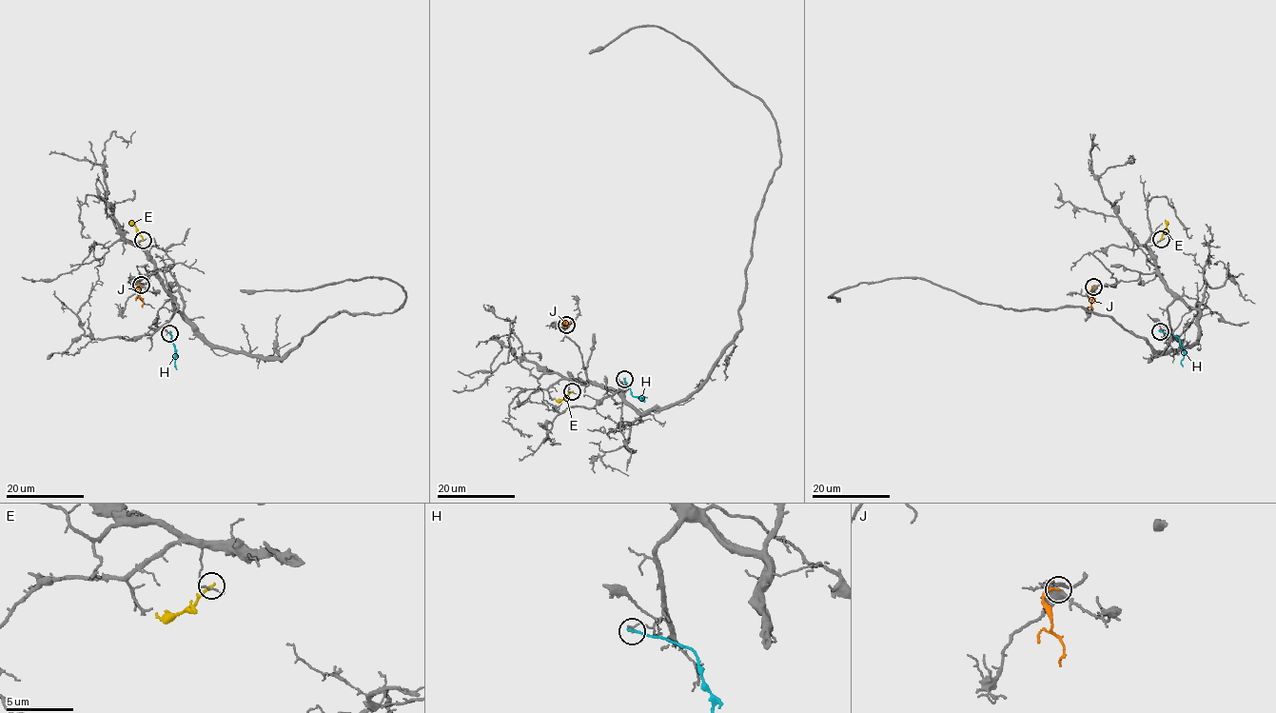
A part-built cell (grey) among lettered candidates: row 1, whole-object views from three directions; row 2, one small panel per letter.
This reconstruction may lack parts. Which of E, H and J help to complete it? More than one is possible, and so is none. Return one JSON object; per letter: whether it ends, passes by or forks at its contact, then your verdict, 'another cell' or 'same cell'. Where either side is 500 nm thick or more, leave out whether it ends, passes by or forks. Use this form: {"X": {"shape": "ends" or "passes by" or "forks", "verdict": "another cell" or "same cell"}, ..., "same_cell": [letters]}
{"E": {"shape": "ends", "verdict": "another cell"}, "H": {"shape": "ends", "verdict": "another cell"}, "J": {"shape": "ends", "verdict": "another cell"}, "same_cell": []}

